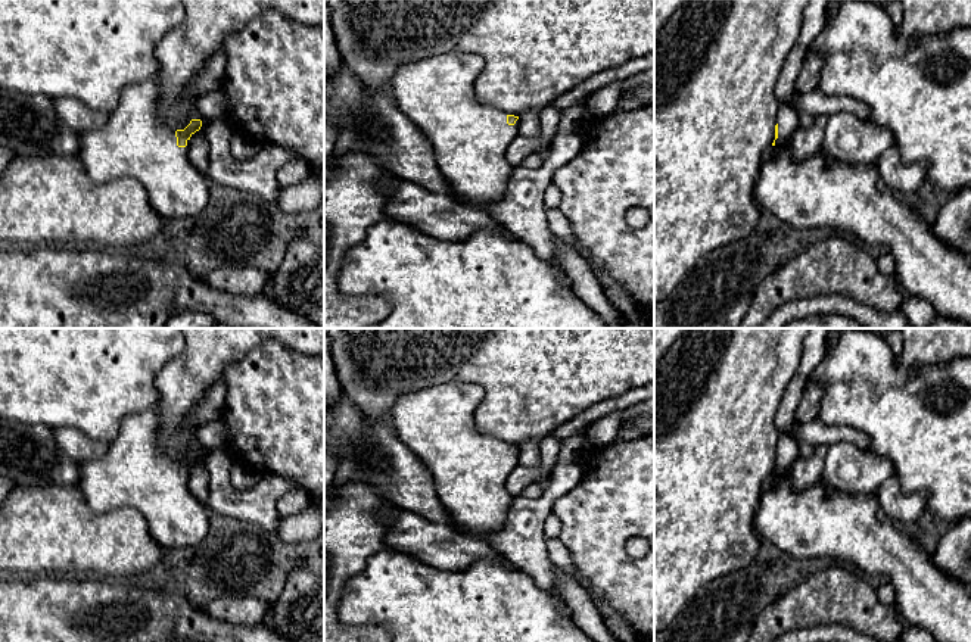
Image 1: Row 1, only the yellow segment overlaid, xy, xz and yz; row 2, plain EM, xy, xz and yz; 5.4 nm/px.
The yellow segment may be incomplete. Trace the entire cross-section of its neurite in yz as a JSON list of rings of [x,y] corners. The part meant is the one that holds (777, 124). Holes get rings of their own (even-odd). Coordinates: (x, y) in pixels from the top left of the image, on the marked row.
[[[781,105],[772,143],[777,155],[760,165],[753,187],[757,206],[799,231],[828,228],[856,236],[868,249],[884,247],[891,253],[896,277],[909,294],[925,299],[937,315],[971,327],[971,256],[939,241],[931,225],[919,221],[883,183],[875,165],[831,162],[822,149],[805,160],[794,160],[791,141],[799,127],[799,110],[791,105]]]

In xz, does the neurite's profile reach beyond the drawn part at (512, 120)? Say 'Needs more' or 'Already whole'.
Needs more

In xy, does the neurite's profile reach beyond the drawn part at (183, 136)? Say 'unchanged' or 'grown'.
grown

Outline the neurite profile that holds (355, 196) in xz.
[[[360,152],[332,156],[329,165],[333,174],[324,180],[324,328],[367,328],[386,318],[388,300],[382,296],[343,296],[337,277],[346,250],[364,241],[371,225],[389,219],[385,206],[392,188],[382,180],[396,177],[380,160]]]

